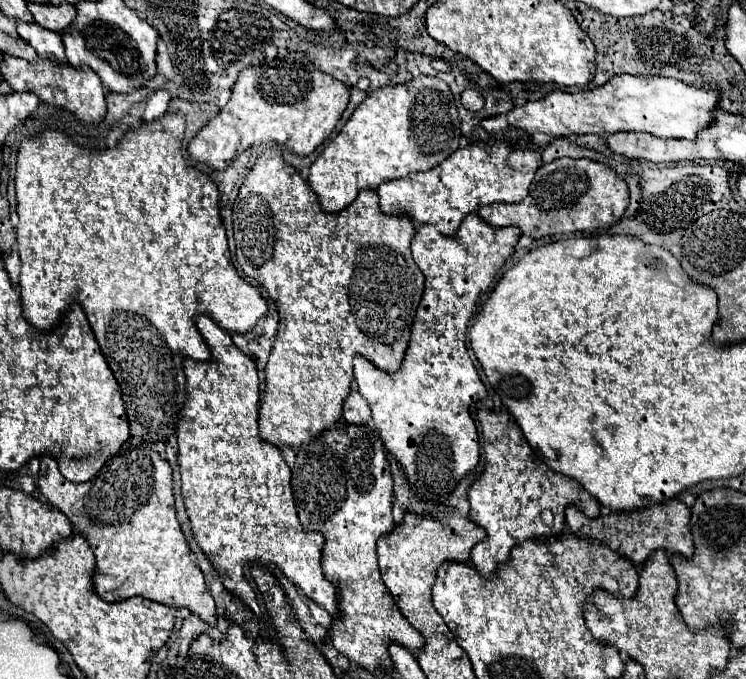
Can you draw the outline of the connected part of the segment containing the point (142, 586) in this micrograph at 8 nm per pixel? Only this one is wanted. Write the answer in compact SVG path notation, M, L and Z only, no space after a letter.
M130 436L122 444L120 452L104 464L100 474L96 474L86 484L68 482L60 474L56 460L50 460L50 456L42 456L38 490L48 504L52 504L54 508L58 508L68 516L72 526L86 538L86 542L94 550L94 556L96 556L94 588L102 600L120 602L132 596L142 596L142 598L166 604L170 608L188 608L208 626L216 626L216 604L214 604L212 592L204 582L202 570L192 560L188 540L176 518L172 468L160 456L158 450L160 448L152 448L148 444L142 444L140 438Z

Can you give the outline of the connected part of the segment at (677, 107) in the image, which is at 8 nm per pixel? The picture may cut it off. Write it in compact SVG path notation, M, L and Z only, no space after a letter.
M620 74L608 80L604 86L594 90L580 92L560 92L554 90L538 102L528 102L520 108L514 108L508 114L490 116L482 120L486 132L504 132L520 130L528 136L532 144L544 146L560 136L578 136L578 134L598 134L608 136L616 132L648 132L662 140L688 138L694 140L696 134L712 120L712 110L716 108L718 92L700 90L686 86L676 78L664 76L630 76Z

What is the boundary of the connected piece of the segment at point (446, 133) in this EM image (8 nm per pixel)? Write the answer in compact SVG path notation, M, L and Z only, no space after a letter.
M422 76L400 86L384 86L364 98L364 102L354 110L338 136L330 140L324 152L314 160L314 164L310 166L308 184L318 196L320 208L328 214L334 214L352 204L360 190L376 190L384 182L406 178L412 172L432 170L458 150L460 138L460 120L448 84L432 76Z

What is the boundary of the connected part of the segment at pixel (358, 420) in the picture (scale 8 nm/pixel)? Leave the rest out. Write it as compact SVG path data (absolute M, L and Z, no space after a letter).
M352 386L350 396L344 400L342 418L346 424L368 424L370 422L370 408L368 408L366 400L360 396L356 386Z

